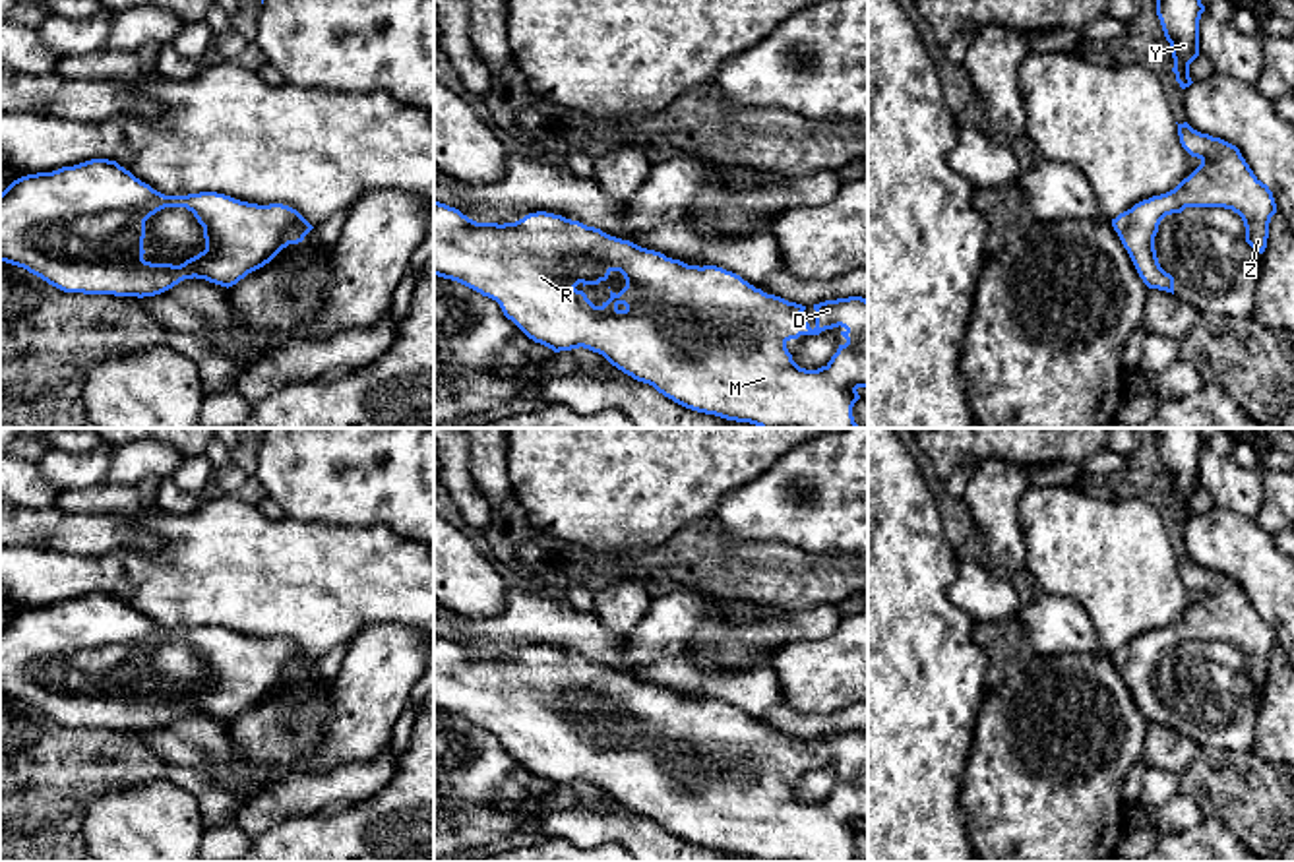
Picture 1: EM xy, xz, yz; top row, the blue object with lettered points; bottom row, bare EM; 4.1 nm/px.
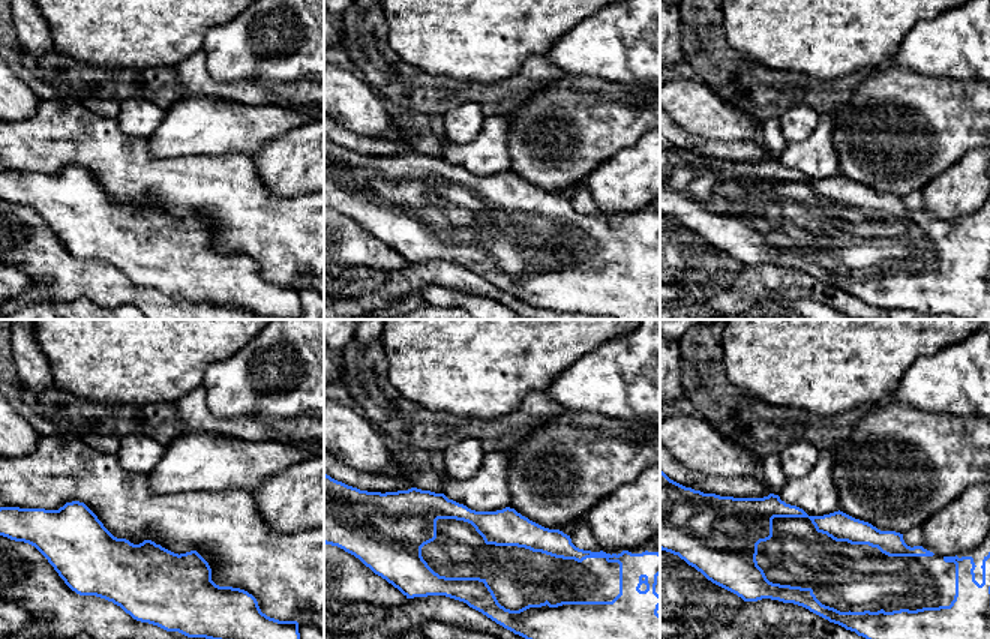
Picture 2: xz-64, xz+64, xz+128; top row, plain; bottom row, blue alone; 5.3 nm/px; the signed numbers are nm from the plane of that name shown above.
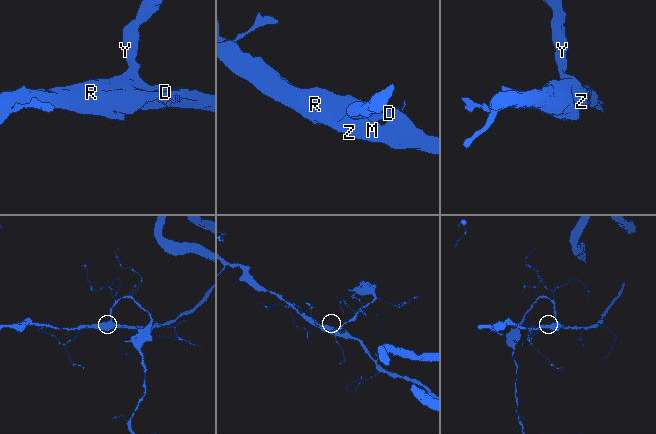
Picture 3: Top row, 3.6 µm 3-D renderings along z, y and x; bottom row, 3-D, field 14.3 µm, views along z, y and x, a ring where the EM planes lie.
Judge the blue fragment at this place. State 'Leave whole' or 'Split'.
Leave whole

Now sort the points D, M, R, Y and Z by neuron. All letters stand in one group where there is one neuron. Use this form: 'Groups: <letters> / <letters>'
Groups: D M R Y Z

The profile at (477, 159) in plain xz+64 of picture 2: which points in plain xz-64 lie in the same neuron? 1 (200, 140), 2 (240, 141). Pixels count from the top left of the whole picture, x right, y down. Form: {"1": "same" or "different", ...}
{"1": "same", "2": "same"}

